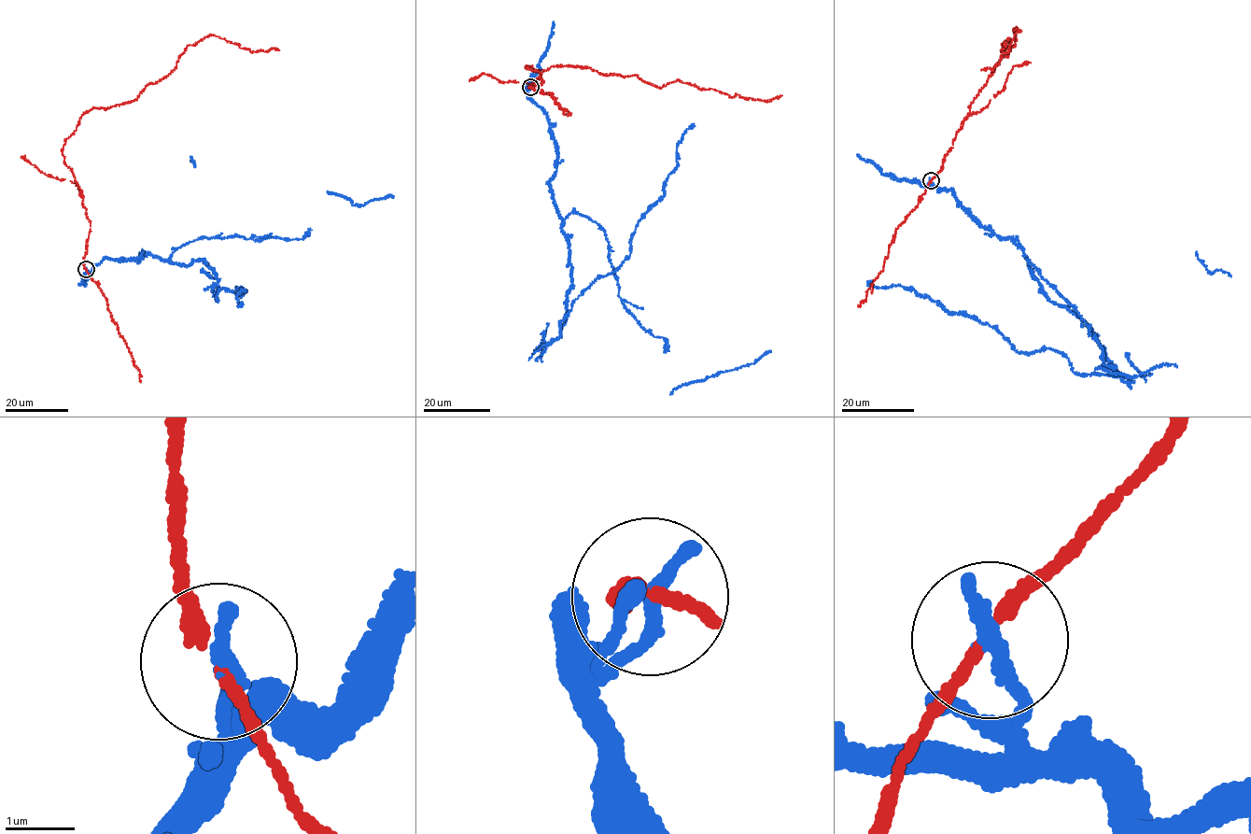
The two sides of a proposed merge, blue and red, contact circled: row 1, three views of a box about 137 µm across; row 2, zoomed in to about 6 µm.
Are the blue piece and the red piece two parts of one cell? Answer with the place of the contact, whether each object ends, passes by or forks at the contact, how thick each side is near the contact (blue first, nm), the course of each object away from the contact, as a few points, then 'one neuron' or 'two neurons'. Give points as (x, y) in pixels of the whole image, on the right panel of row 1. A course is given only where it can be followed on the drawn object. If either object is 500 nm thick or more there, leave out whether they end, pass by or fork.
at (931, 180); blue ends there; red passes by; 280 nm thick on the blue side, 170 nm on the other; blue runs (931, 180), (1021, 247), (1117, 375), (1022, 353), (928, 296), (867, 282); red runs (931, 180), (1008, 55), (1003, 43), (1015, 45), (1016, 27), (997, 64), (980, 69); two neurons

